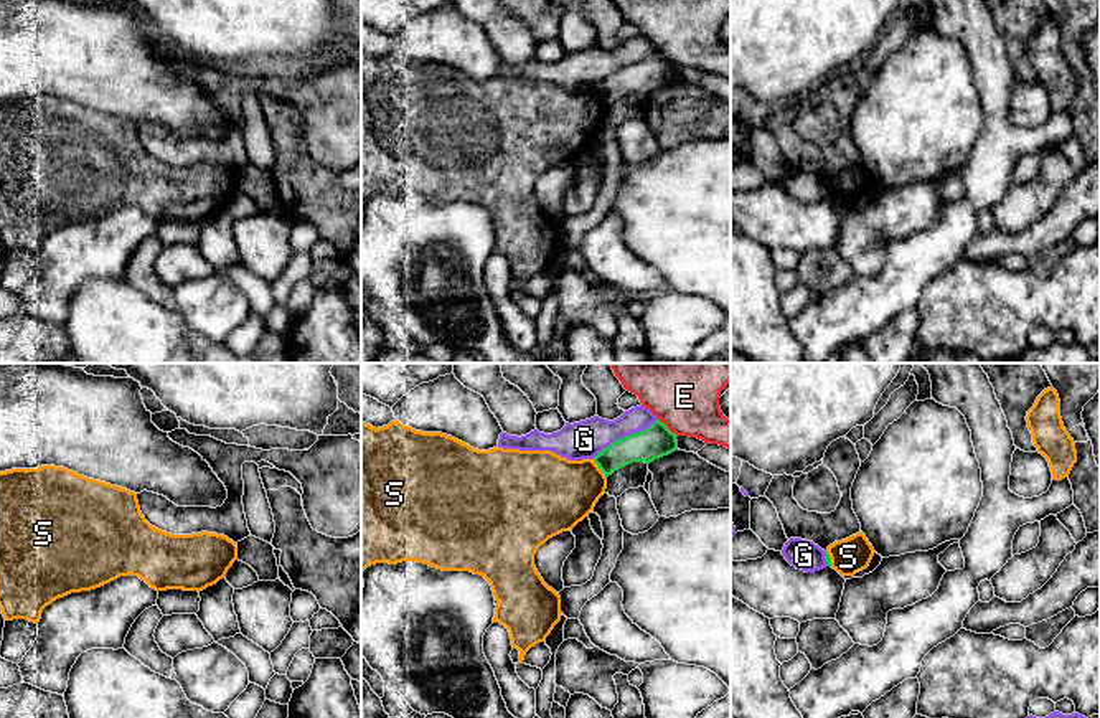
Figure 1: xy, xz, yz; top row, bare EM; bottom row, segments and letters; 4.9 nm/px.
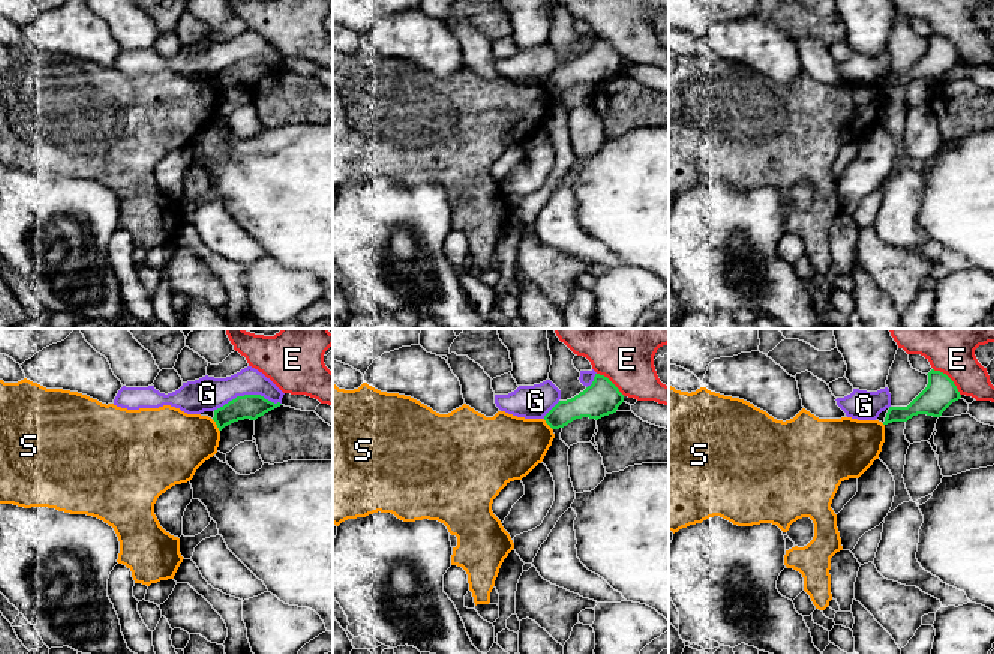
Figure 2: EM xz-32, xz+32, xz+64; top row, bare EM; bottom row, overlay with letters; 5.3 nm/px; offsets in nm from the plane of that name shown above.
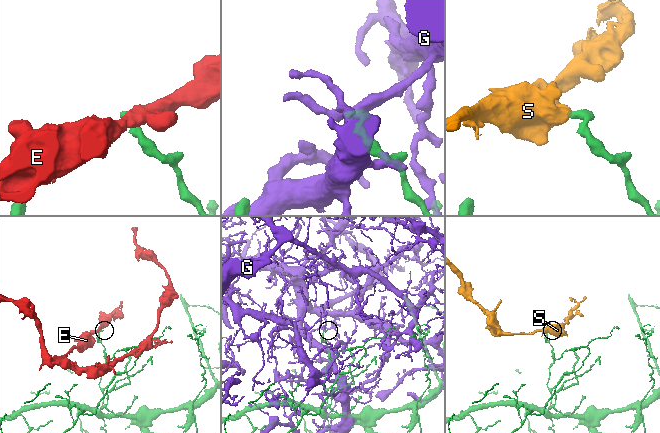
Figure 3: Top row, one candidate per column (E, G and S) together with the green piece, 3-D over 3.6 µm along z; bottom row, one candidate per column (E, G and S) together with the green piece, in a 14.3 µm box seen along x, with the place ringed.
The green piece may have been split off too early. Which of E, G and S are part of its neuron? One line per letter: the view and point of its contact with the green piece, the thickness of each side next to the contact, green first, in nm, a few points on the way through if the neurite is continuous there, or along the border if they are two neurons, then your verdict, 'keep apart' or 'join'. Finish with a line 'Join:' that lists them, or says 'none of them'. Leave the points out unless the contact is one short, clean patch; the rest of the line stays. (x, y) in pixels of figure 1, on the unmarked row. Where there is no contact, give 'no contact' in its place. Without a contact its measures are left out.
E: xz (665, 56) | 160/300 nm | keep apart
G: xz (625, 66) | 160/180 nm | keep apart
S: xz (599, 98) | 160/360 nm | along xz (592, 89), (606, 108) | keep apart
Join: none of them

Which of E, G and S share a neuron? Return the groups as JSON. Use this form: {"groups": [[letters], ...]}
{"groups": [["E"], ["G"], ["S"]]}

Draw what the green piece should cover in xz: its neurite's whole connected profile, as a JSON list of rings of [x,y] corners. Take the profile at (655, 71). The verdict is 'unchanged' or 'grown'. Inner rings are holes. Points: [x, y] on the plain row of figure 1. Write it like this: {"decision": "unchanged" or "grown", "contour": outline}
{"decision": "unchanged", "contour": [[[656,50],[650,58],[612,73],[594,87],[594,92],[609,107],[632,92],[650,94],[678,81],[676,68],[665,53]]]}

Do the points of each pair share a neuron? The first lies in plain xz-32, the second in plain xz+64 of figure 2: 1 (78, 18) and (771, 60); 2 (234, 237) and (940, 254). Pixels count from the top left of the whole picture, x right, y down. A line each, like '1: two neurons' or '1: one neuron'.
1: one neuron
2: one neuron

